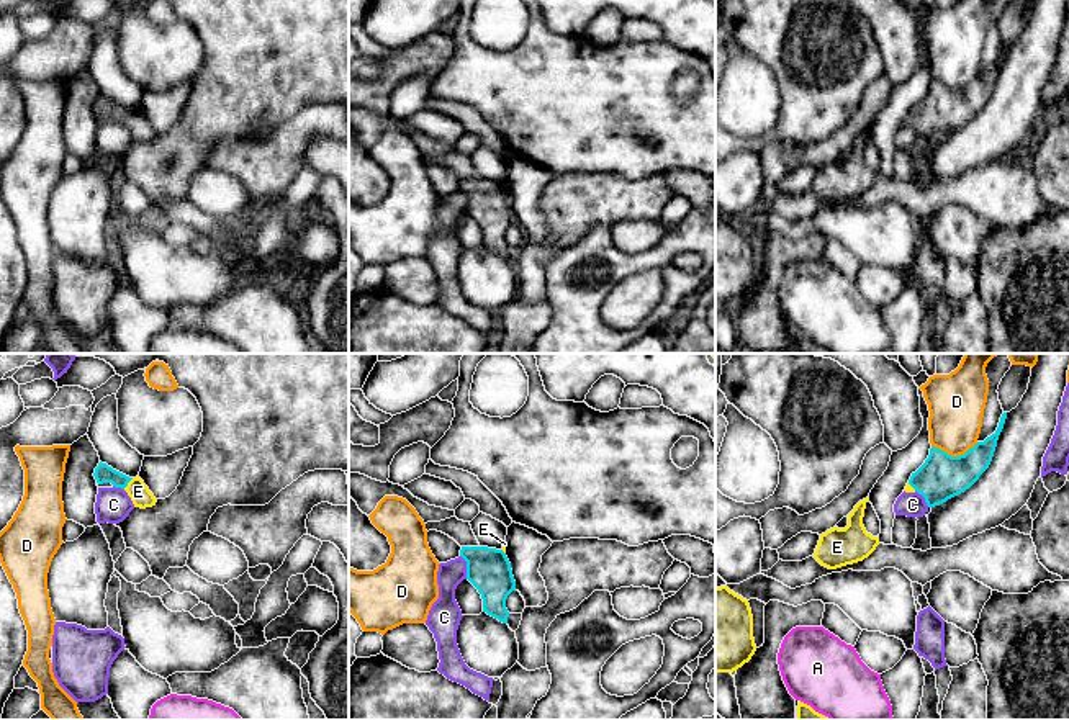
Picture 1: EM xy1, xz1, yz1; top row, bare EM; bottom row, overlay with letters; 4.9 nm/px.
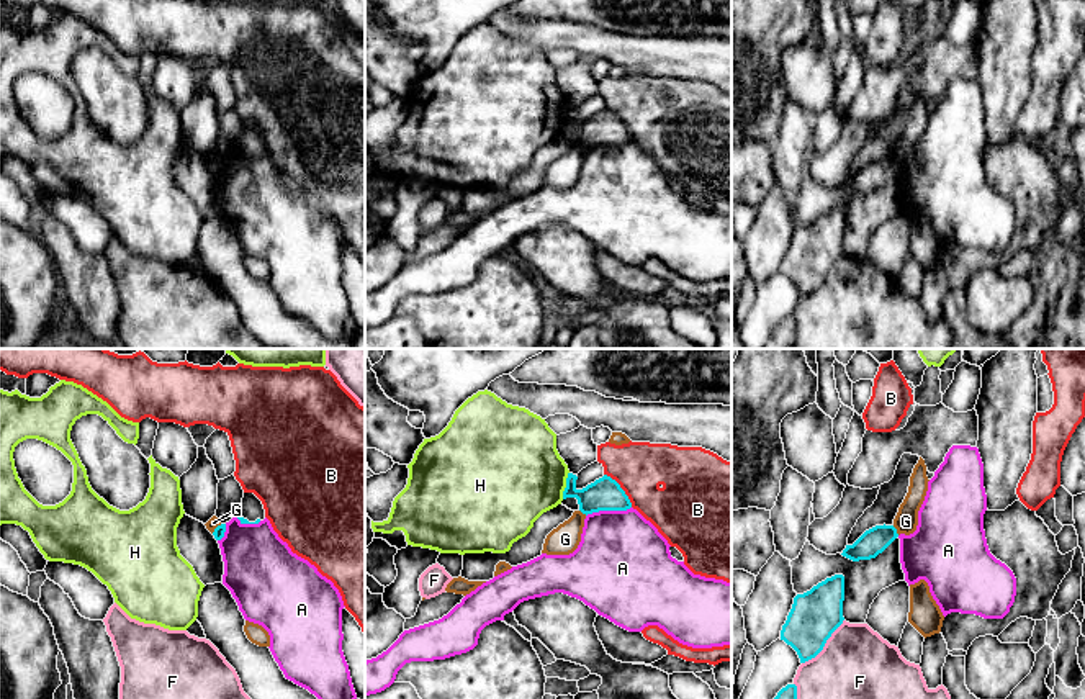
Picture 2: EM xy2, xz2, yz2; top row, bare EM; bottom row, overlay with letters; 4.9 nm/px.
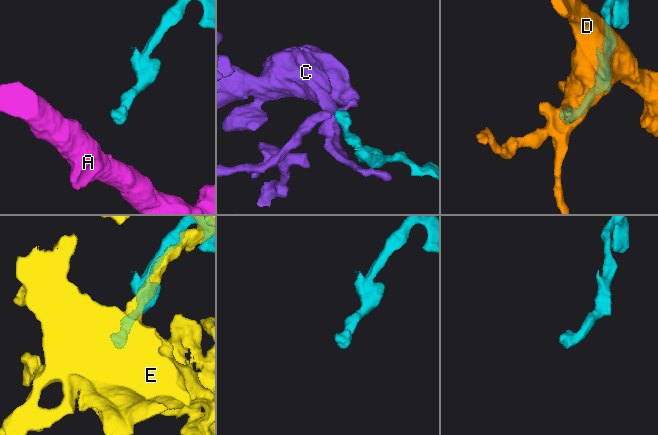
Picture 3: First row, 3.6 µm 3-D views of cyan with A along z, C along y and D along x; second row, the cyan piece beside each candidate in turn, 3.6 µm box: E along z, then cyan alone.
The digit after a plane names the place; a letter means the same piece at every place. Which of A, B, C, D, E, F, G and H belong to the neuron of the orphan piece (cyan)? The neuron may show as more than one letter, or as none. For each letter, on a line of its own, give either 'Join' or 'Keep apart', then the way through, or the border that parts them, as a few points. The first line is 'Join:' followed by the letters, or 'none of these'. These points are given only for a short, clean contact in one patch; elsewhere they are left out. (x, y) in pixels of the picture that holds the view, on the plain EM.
Join: E
A: Keep apart
B: Keep apart
C: Keep apart. Boundary: xz1 (460, 188), (465, 195), (467, 211)
D: Keep apart. Boundary: yz1 (978, 76), (958, 89), (948, 89), (932, 80)
E: Join. Path across: xy1 (103, 107), (128, 115), (138, 125)
F: Keep apart
G: Keep apart. Boundary: yz2 (892, 159), (899, 167)
H: Keep apart

